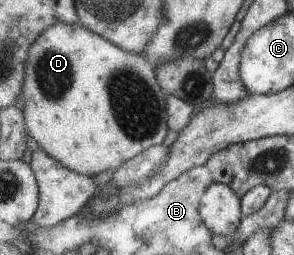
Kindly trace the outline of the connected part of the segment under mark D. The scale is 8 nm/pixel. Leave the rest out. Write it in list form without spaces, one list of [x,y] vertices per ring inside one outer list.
[[[57,22],[30,45],[21,94],[27,134],[64,168],[92,177],[118,168],[151,146],[161,145],[169,130],[166,94],[147,57],[125,52],[81,24]]]

